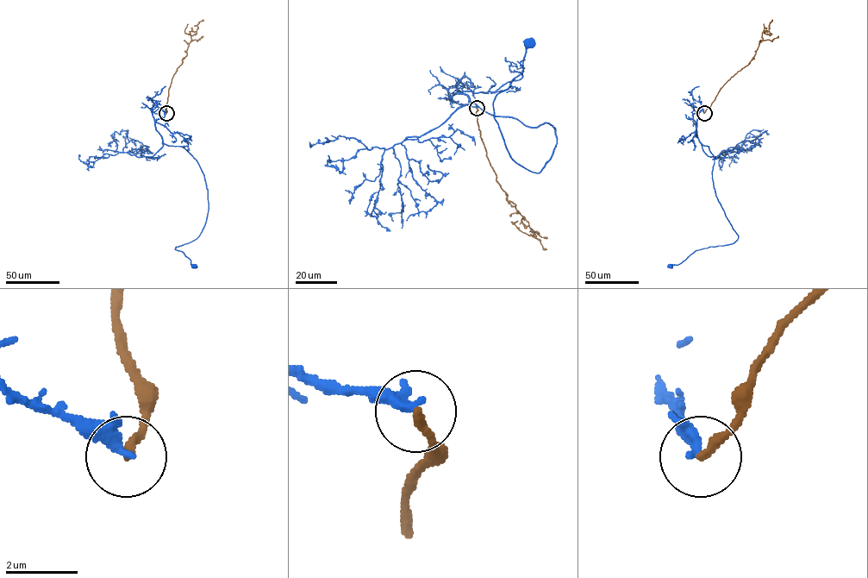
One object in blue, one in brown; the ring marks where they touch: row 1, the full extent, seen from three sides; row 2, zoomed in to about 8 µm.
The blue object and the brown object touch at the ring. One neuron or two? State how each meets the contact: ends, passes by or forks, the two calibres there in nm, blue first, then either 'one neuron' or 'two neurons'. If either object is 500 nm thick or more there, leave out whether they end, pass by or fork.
blue passes by | brown ends | 240/240 nm | two neurons

